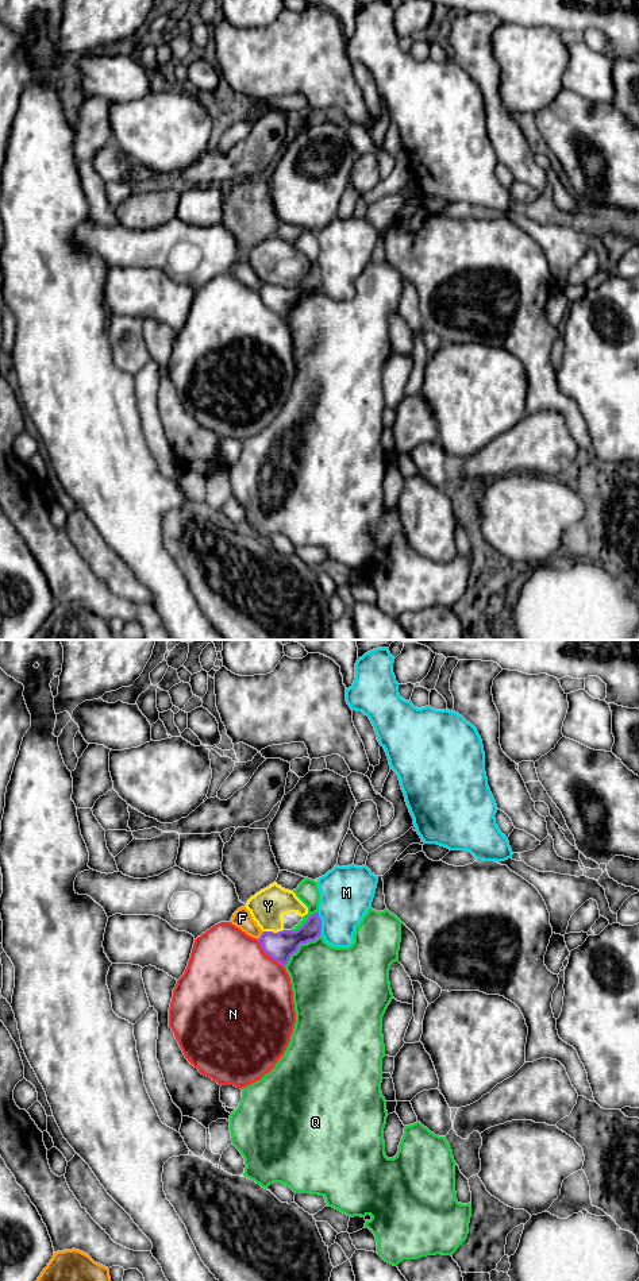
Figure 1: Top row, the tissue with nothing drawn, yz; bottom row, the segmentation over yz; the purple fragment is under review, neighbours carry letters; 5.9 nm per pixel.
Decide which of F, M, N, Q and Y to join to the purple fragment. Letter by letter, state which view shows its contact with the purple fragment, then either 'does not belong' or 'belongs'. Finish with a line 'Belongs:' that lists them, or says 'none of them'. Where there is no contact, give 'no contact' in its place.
F: meets purple in yz; does not belong
M: meets purple in yz; does not belong
N: meets purple in yz; does not belong
Q: meets purple in yz; does not belong
Y: meets purple in yz; does not belong
Belongs: none of them

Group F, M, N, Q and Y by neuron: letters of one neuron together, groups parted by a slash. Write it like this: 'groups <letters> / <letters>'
groups F / M / N / Q / Y

